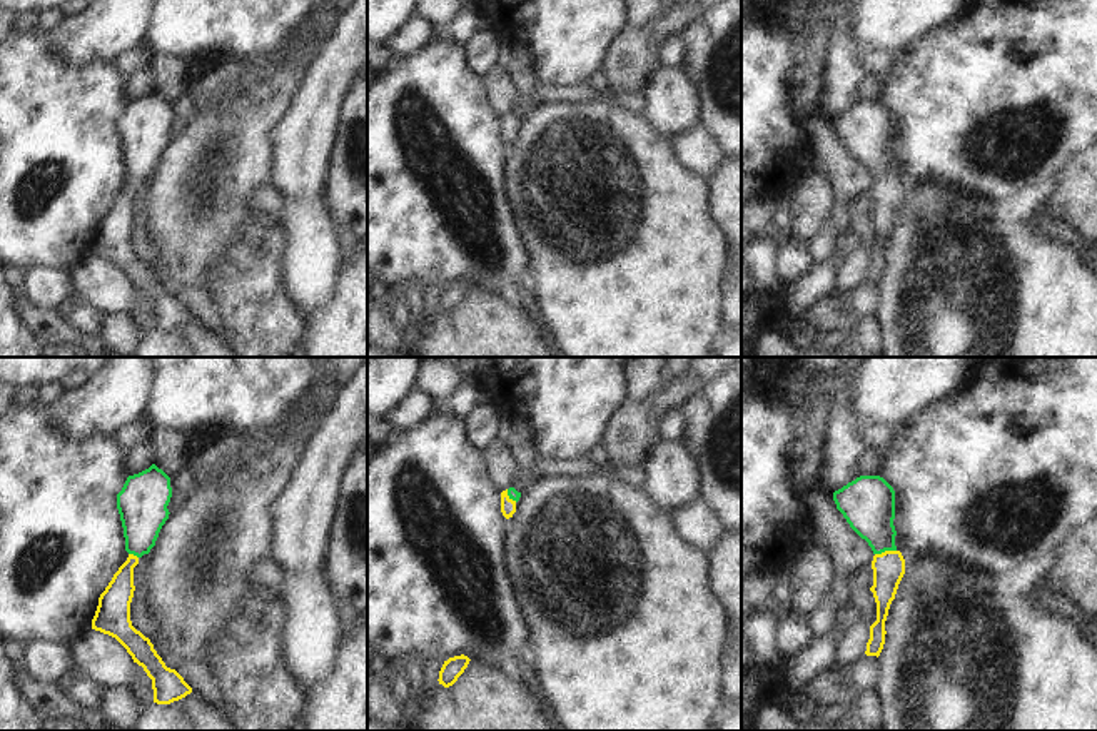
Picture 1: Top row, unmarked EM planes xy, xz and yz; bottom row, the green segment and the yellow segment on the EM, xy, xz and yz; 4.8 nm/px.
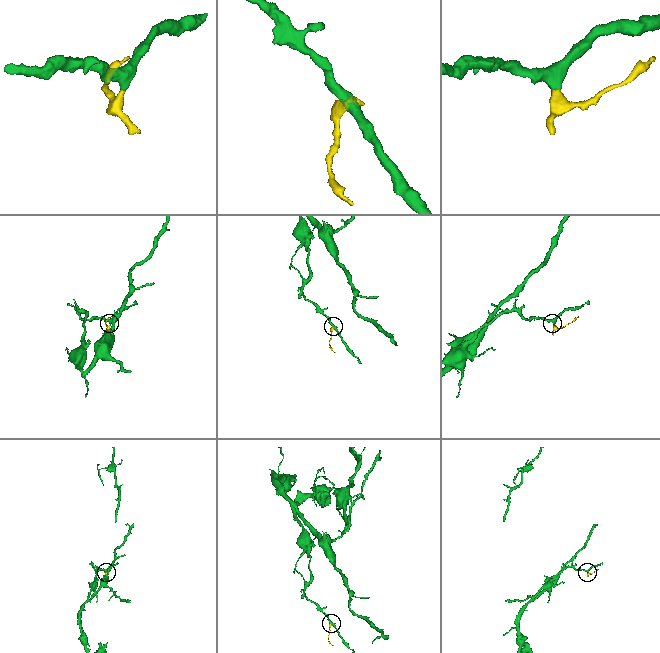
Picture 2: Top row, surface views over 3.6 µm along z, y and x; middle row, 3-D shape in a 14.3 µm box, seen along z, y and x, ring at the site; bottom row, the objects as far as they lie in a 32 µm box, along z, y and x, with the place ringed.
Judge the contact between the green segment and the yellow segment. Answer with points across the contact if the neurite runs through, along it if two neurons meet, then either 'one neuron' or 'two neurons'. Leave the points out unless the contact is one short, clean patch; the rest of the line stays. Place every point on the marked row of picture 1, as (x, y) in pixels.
across yz (867, 503), (885, 549), (889, 568) | one neuron

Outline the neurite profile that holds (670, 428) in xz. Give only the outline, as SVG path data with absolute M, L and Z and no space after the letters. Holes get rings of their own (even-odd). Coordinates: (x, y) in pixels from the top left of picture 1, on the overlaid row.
M668 411L658 422L656 437L660 442L680 442L683 434L683 412Z

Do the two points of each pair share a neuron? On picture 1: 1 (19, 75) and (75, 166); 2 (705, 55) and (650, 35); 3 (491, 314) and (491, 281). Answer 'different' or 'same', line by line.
1: same
2: different
3: different

